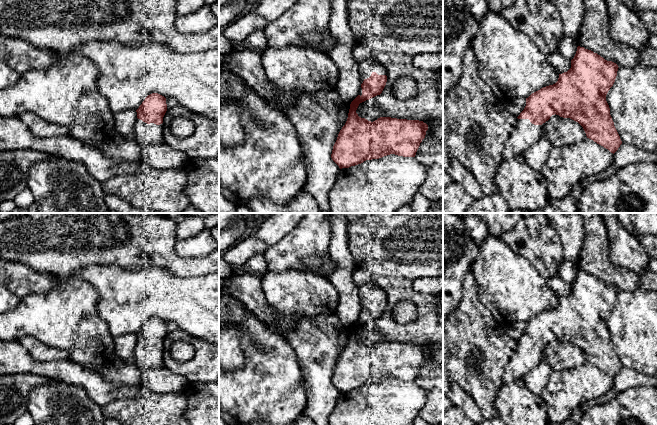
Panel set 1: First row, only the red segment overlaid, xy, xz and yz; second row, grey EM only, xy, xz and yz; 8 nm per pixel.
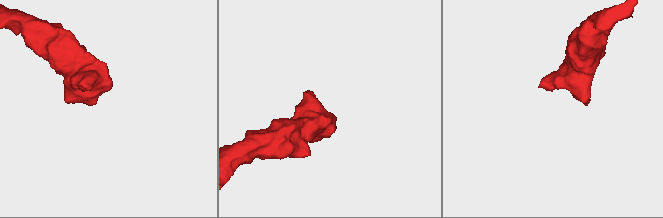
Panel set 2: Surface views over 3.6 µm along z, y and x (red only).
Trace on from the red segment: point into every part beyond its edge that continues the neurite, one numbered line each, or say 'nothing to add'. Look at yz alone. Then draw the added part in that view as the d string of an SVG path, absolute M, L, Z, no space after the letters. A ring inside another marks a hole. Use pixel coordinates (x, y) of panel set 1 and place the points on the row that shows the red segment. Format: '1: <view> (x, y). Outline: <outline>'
1: yz (525, 134). Outline: M518 119L516 127L505 143L502 161L524 154L542 136L542 125L534 125L529 119Z

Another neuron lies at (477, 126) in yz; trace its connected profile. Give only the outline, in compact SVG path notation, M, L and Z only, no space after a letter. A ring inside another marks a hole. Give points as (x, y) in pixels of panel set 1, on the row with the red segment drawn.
M470 44L463 57L460 79L443 97L443 132L450 157L466 167L487 191L494 188L494 177L502 162L505 143L517 120L480 79L476 56Z

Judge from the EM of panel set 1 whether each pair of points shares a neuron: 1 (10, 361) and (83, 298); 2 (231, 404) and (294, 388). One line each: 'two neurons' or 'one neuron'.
1: two neurons
2: one neuron

